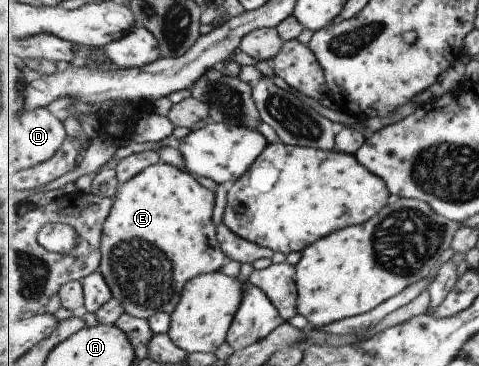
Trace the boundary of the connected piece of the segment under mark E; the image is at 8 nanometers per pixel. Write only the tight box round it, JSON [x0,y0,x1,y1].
[99,161,230,318]

